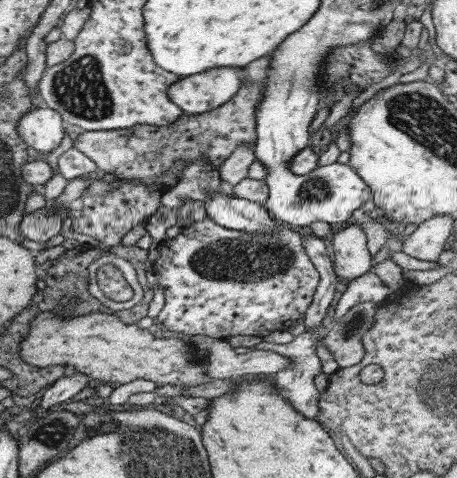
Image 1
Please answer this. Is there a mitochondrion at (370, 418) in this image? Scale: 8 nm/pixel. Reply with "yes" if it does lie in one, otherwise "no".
no

